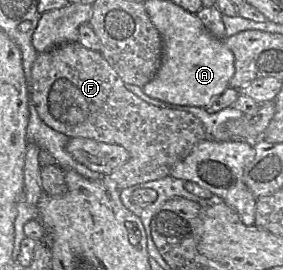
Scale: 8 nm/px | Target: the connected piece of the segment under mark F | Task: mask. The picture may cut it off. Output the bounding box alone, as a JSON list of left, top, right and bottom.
[29,42,207,190]

